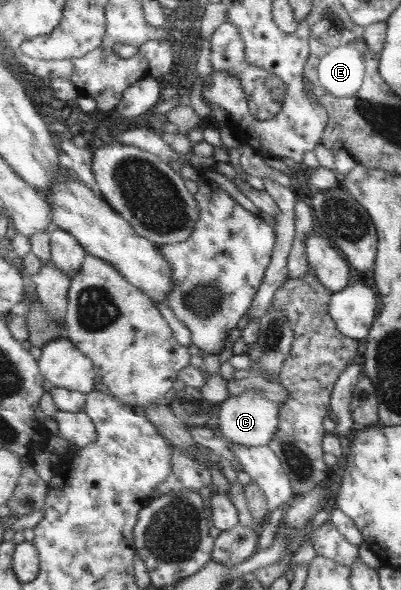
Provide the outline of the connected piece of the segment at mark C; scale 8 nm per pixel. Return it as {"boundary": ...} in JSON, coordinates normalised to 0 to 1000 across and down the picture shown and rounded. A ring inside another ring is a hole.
{"boundary":[[[608,663],[603,669],[571,671],[544,686],[544,724],[569,753],[579,751],[599,758],[671,756],[673,744],[688,731],[696,685],[666,678],[638,663]]]}

